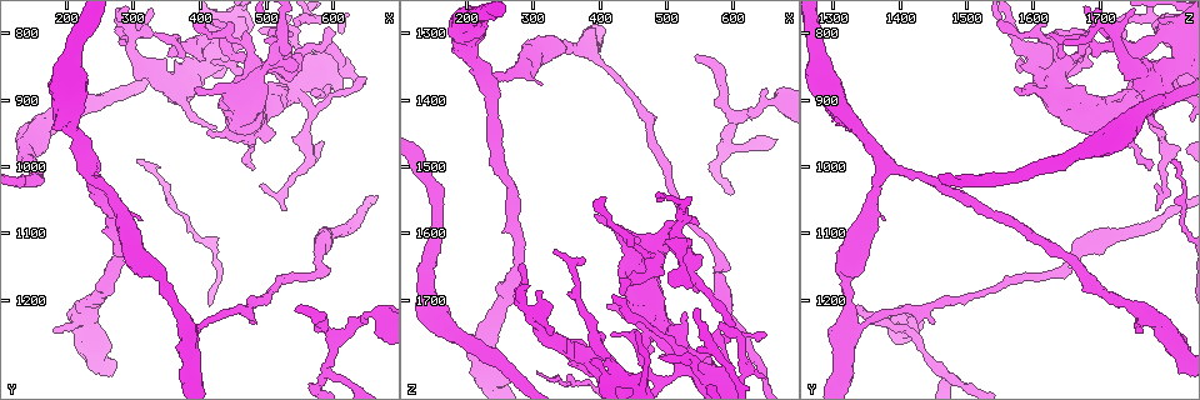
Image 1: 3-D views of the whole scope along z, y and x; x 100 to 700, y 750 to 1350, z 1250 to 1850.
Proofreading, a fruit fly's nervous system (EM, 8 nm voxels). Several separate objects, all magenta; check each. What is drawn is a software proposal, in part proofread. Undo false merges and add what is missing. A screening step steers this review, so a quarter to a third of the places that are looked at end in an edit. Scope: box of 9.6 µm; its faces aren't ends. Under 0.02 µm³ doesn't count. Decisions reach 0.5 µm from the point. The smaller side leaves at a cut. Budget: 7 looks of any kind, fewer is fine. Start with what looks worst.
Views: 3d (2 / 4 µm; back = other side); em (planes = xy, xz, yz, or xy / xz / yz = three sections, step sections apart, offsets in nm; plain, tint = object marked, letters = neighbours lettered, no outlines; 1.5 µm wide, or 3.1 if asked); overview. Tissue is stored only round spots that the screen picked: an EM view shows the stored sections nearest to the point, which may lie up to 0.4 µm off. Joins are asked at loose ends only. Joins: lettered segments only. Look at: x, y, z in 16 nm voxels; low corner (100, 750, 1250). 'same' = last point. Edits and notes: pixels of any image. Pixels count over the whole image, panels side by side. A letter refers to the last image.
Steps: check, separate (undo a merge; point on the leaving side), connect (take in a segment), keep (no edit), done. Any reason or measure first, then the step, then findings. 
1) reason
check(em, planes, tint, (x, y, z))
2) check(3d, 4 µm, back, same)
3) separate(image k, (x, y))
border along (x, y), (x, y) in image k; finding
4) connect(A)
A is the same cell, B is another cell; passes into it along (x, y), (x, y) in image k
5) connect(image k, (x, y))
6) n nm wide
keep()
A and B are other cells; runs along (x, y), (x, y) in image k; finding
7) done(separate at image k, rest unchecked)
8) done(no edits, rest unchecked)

tapers out
check(3d, 2 µm, (420, 845, 1755))

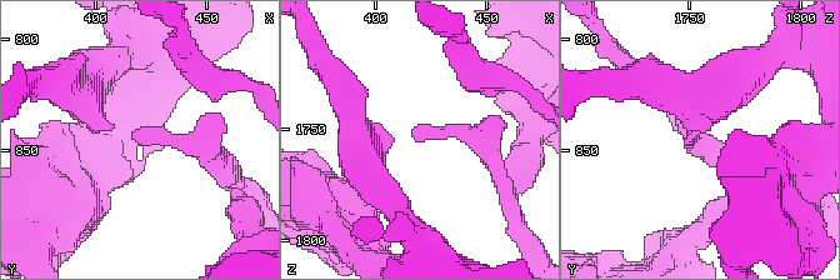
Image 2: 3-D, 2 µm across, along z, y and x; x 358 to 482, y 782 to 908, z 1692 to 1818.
check(em, planes, plain, (420, 842, 1756))

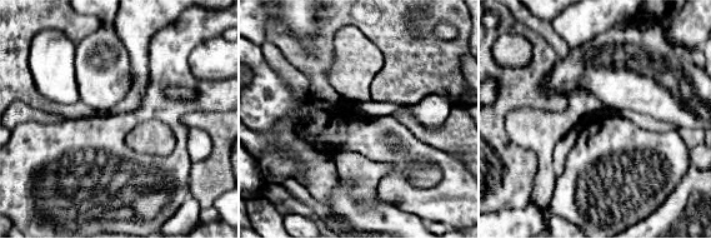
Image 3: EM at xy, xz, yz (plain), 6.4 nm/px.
what lies round it
check(em, planes, letters, same)

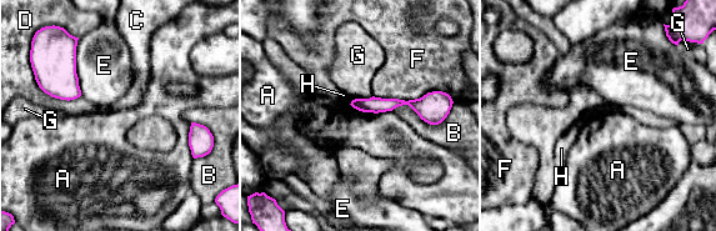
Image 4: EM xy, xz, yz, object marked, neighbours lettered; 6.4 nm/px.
F touches over 460 nm
keep()
A, B, C, D, E, F, G and H are other cells; no lettered segment goes on from it

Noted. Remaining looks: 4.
an open end
check(em, xy, step 4, letters, (180, 1245, 1760))

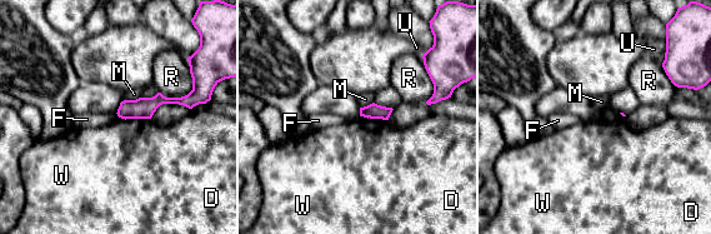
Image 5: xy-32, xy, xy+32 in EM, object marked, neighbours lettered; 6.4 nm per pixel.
another direction
check(em, planes, letters, same)

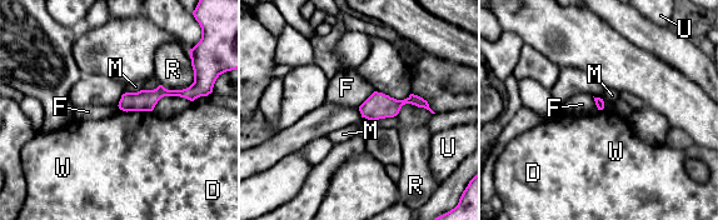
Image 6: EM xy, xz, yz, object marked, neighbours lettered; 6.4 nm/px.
keep()
D, F, M, R, U and W are other cells; border along (374, 90), (358, 106) in image 6; no lettered segment goes on from it

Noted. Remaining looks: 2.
done(no edits, rest unchecked)

